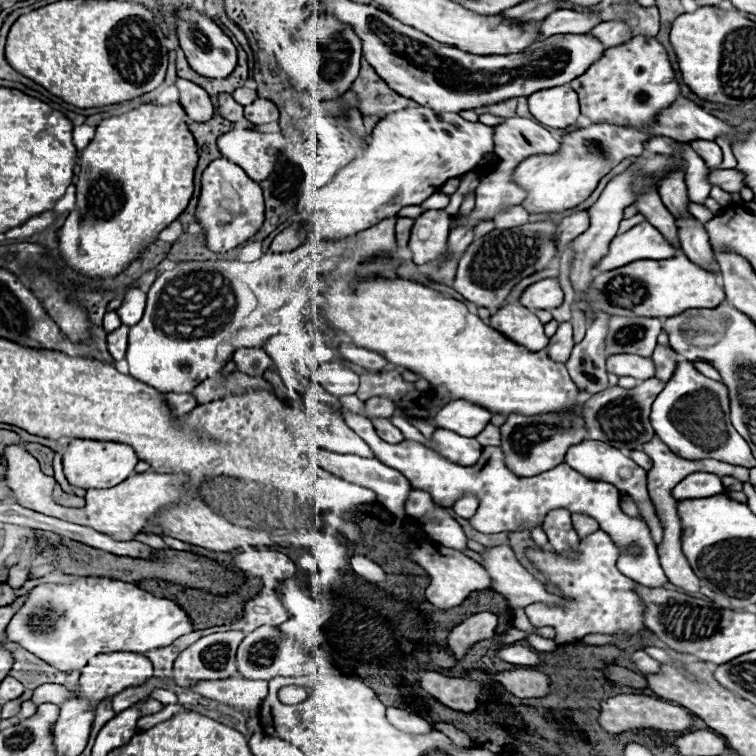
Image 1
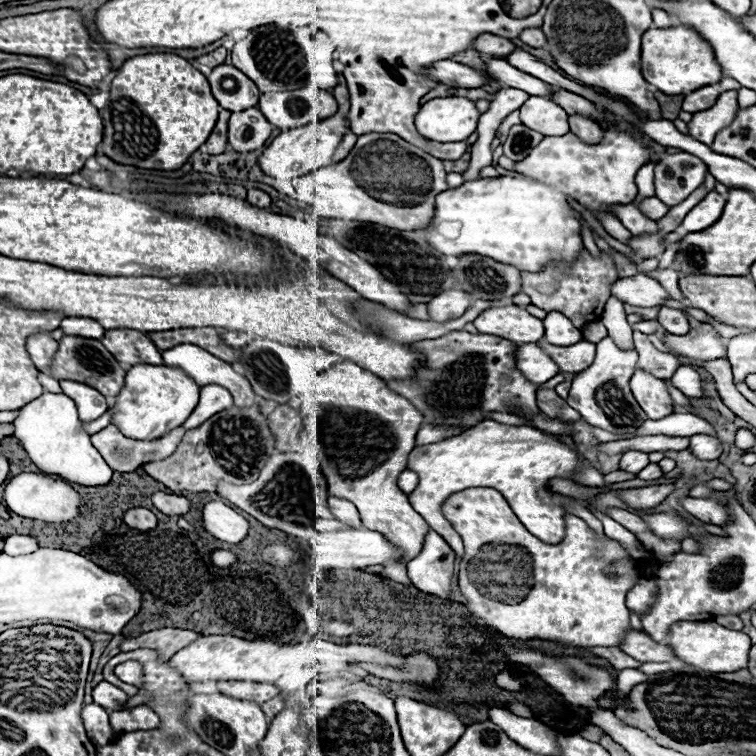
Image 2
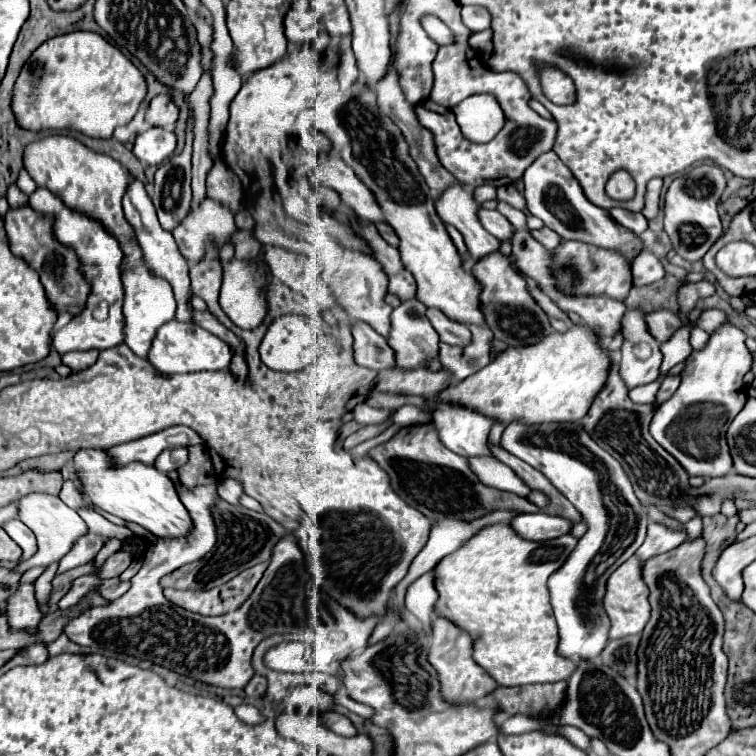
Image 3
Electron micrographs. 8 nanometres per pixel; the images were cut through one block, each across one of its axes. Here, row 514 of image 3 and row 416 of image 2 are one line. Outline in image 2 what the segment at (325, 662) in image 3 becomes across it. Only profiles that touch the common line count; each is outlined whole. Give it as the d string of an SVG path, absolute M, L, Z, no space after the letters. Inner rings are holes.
M208 384L208 386L202 386L202 392L200 392L200 404L196 406L196 410L190 414L190 418L182 424L186 430L192 430L200 424L204 424L208 418L212 418L214 414L218 412L224 412L228 408L233 406L233 397L231 393L228 393L226 388L222 386L214 386L214 384Z

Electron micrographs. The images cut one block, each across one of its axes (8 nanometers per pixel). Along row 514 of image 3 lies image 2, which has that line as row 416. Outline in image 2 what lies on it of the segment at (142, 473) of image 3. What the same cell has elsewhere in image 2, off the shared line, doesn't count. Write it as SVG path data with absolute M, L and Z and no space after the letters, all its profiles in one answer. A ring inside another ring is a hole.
M138 364L132 366L126 374L126 386L116 396L116 416L112 424L120 426L128 438L152 440L168 434L170 430L182 426L182 422L192 414L192 410L200 402L200 384L196 384L182 368L170 366L154 366L154 364Z

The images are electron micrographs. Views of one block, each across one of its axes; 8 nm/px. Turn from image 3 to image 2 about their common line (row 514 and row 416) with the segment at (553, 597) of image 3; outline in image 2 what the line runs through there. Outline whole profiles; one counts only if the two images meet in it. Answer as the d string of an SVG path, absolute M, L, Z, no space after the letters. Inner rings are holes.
M610 336L602 338L596 346L598 348L596 348L594 364L574 376L570 396L566 398L566 402L572 408L576 408L582 420L586 420L590 426L604 428L616 436L626 436L626 434L632 436L648 418L646 412L634 400L630 392L630 384L628 384L638 362L638 354L634 350L624 350L616 346L616 342Z

